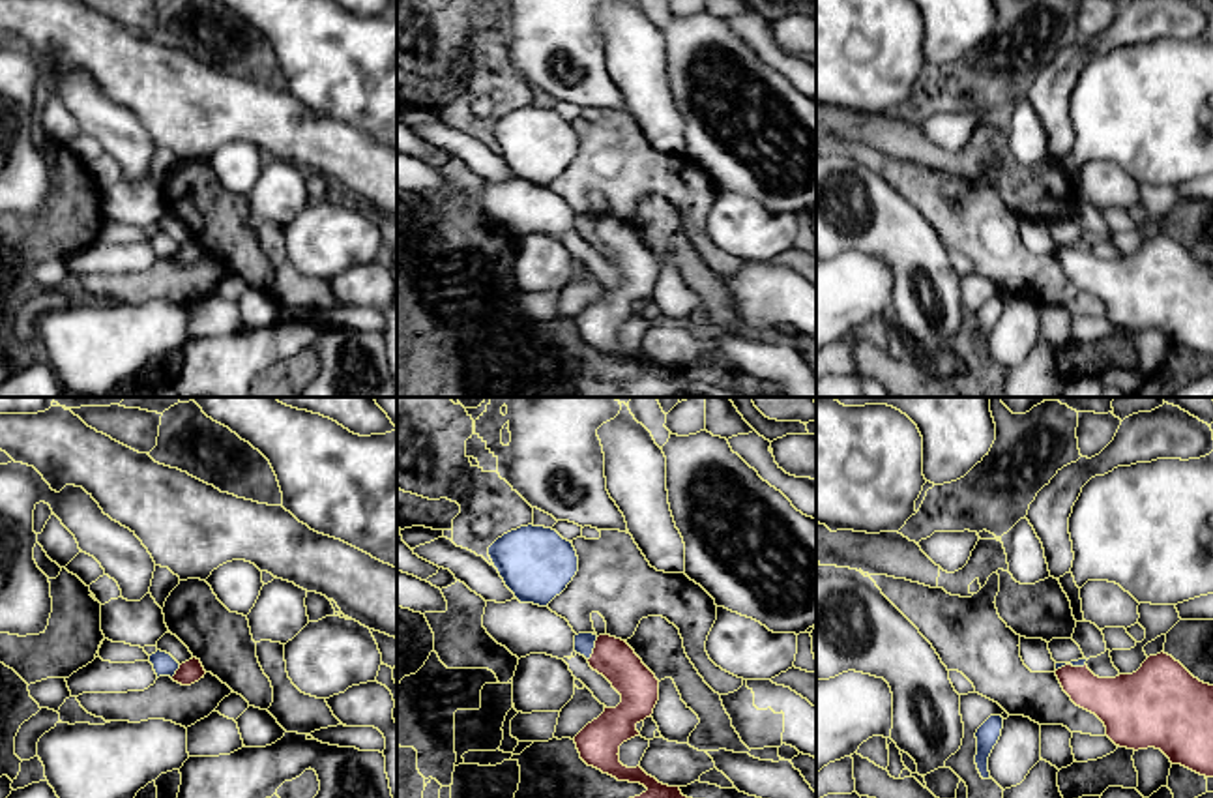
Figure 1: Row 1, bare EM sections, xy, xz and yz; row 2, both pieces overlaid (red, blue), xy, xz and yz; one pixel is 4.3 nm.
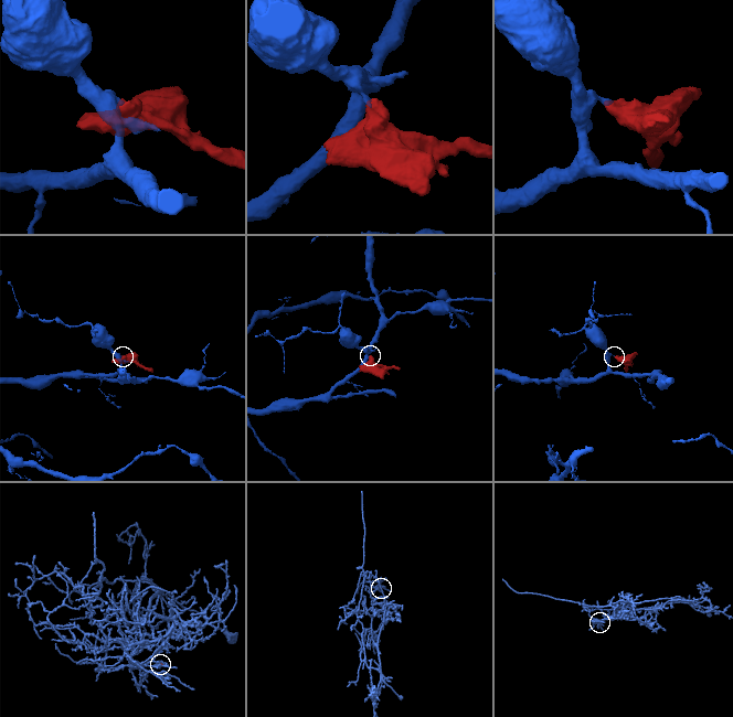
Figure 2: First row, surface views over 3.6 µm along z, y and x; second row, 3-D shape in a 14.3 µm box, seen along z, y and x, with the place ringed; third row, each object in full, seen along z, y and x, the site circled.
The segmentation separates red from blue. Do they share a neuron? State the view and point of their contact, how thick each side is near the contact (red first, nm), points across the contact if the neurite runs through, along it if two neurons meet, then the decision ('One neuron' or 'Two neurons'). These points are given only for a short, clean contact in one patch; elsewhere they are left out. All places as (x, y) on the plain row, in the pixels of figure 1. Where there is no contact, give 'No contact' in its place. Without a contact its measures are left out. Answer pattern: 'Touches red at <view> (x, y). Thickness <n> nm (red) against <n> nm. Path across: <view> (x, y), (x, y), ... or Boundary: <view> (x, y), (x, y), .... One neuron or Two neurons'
Touches red at xz (594, 229). Thickness 170 nm (red) against 90 nm. Boundary: xz (598, 218), (588, 240). Two neurons

